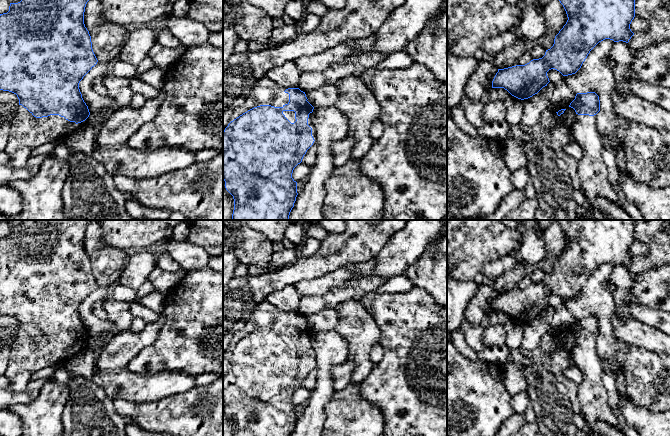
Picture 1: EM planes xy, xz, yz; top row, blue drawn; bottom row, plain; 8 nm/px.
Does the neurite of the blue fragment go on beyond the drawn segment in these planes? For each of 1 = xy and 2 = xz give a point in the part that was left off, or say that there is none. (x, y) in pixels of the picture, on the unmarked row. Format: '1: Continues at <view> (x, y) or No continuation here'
1: Continues at xy (27, 356)
2: Continues at xz (265, 316)

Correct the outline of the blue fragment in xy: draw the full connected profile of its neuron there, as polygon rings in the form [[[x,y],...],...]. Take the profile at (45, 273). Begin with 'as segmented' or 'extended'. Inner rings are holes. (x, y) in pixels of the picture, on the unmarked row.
extended; [[[25,220],[18,227],[10,227],[7,237],[0,238],[0,314],[12,316],[19,323],[4,373],[9,381],[7,389],[13,392],[22,392],[38,370],[66,362],[87,349],[90,336],[82,322],[79,307],[98,286],[84,248],[85,231],[90,222]]]

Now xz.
extended; [[[264,300],[255,307],[246,324],[233,334],[223,355],[223,404],[234,423],[233,436],[291,436],[298,419],[293,394],[307,374],[316,369],[313,333],[305,316],[299,312],[286,313]]]

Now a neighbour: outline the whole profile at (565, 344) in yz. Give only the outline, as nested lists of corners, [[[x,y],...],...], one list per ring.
[[[567,331],[564,337],[559,340],[557,350],[568,353],[573,349],[576,339],[577,338],[573,332]]]

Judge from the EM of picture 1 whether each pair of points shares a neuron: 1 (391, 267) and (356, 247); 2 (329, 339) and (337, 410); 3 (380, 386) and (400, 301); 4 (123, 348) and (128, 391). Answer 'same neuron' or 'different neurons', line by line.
1: different neurons
2: different neurons
3: same neuron
4: different neurons

